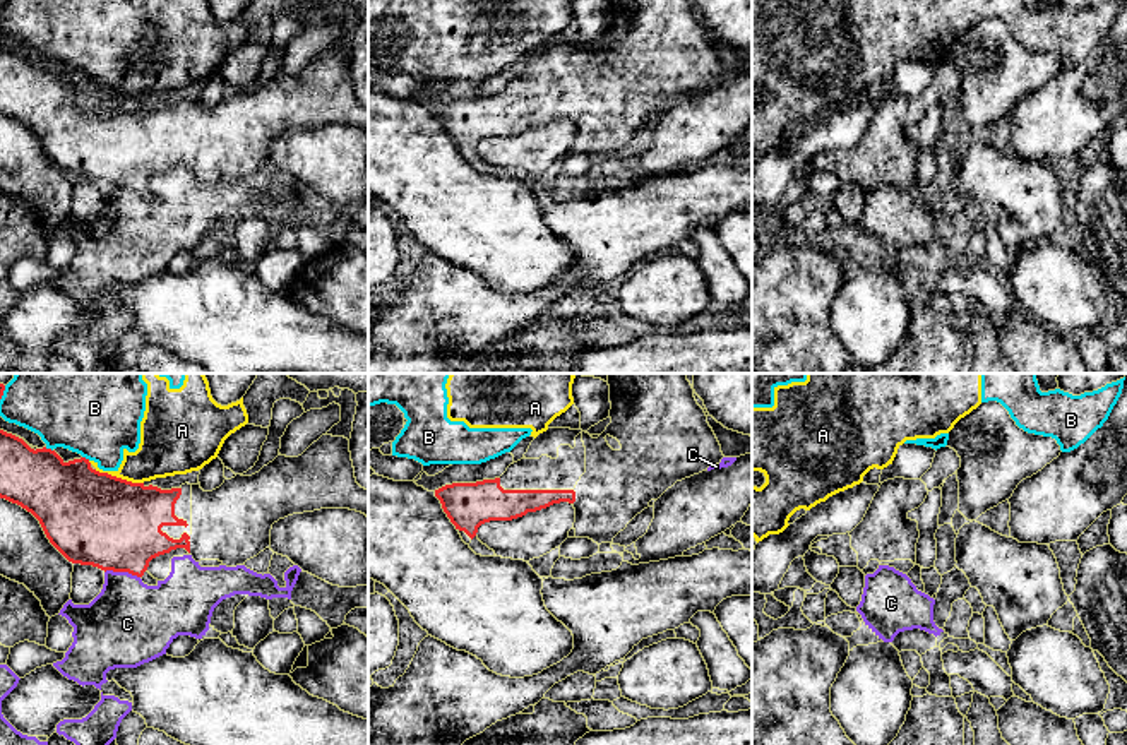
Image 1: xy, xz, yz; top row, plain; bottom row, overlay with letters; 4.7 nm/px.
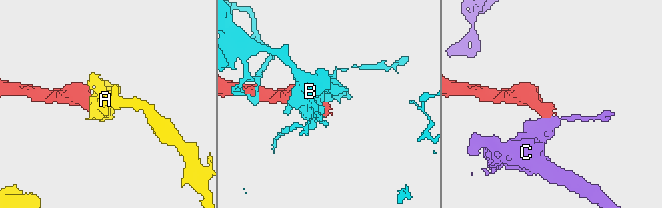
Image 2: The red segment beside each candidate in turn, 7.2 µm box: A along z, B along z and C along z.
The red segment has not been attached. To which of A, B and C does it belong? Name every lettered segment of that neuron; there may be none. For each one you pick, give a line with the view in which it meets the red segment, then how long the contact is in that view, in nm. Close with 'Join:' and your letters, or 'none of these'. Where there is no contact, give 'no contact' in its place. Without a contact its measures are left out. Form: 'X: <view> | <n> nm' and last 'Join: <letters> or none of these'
Join: none of these

